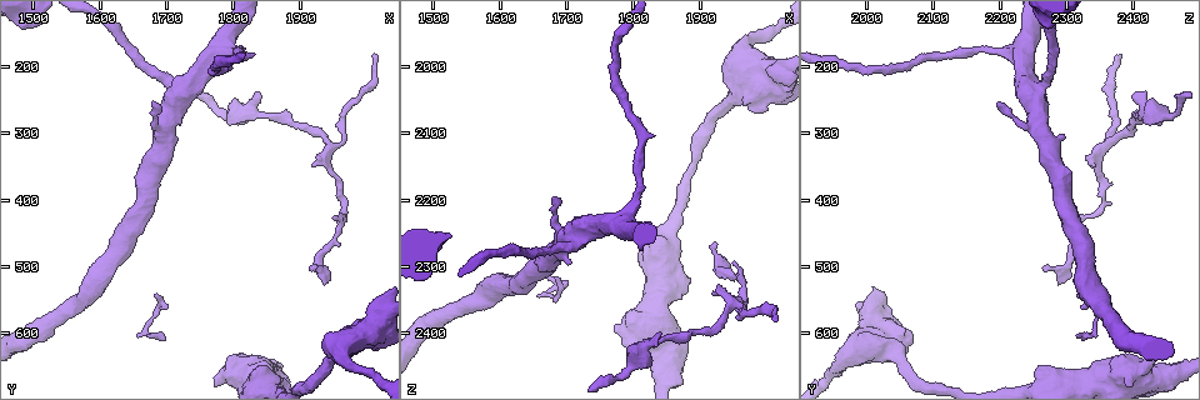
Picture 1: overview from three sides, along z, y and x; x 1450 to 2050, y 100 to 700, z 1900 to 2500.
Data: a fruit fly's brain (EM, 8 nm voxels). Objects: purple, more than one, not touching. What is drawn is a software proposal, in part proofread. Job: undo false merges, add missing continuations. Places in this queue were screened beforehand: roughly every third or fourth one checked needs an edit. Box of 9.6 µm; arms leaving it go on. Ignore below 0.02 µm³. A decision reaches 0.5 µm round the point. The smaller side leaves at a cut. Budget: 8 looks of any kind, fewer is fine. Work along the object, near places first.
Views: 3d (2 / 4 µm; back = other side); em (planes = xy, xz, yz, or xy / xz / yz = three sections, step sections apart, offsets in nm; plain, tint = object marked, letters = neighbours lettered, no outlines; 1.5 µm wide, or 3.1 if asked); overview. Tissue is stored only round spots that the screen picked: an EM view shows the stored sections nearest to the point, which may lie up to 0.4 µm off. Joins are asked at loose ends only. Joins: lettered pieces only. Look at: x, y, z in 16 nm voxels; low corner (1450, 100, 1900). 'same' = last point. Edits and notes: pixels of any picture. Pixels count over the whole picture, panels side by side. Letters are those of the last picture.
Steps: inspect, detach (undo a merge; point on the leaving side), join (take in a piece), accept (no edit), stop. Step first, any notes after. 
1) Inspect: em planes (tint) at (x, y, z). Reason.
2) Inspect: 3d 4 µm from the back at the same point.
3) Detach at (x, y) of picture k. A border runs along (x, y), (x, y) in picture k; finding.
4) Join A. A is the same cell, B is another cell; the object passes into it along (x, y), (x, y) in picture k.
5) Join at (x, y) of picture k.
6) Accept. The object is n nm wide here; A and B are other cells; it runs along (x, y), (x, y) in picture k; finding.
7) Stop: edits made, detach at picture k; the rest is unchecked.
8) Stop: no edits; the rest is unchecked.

Inspect: em planes (letters) at (1680, 255, 2200). Branch stops here.

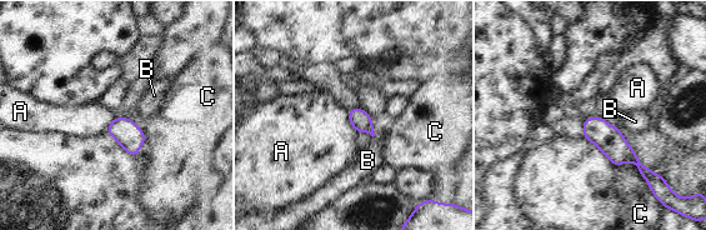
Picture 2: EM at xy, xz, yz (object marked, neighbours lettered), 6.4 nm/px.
Accept. A, B and C are other cells; it runs along (586, 124), (646, 171) in picture 2; no lettered piece goes on from it.

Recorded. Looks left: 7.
Inspect: 3d 2 µm at (1835, 235, 2400). Free end.

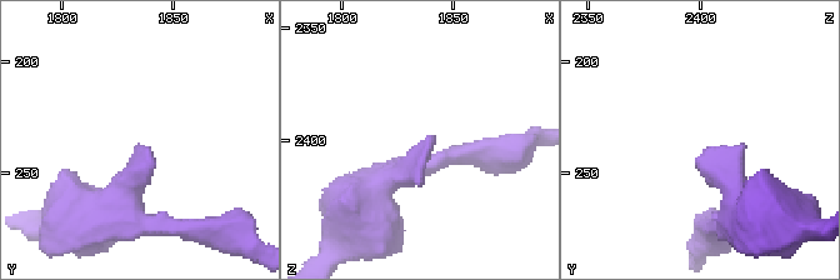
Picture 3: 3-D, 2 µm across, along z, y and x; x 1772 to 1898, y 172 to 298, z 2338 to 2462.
Inspect: em planes (letters) at (1839, 239, 2402).

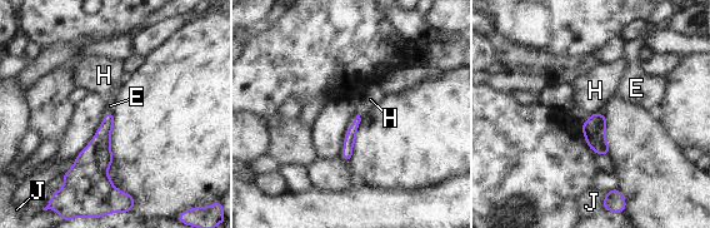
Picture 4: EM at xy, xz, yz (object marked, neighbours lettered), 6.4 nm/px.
Join E. E is the same cell, H and J are other cells; the object passes into it along (99, 149), (109, 113), (110, 105) in picture 4; the cell continues.

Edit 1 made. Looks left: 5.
Inspect: overview. Redraw.

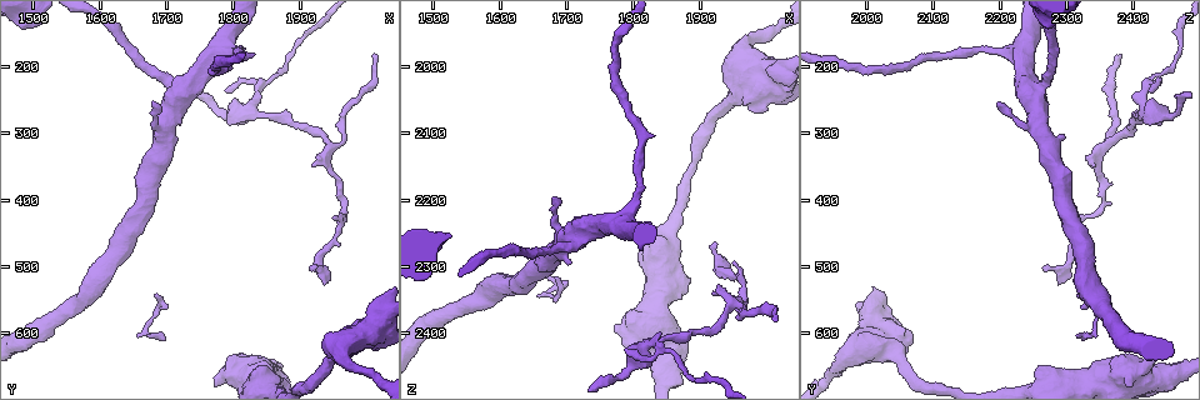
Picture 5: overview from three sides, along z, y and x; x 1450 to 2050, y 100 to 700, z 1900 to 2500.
Inspect: 3d 2 µm at (2020, 180, 2380). Tapers out.

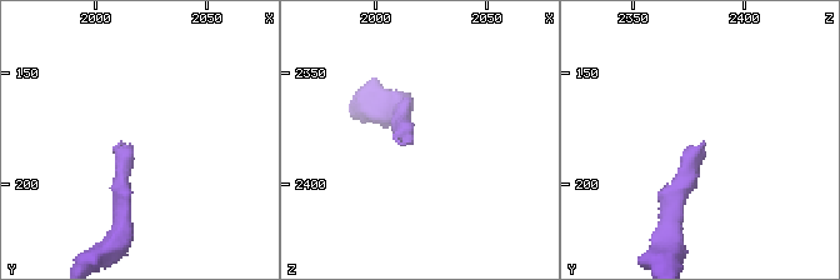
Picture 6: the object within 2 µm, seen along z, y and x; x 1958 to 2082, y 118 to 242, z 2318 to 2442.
Inspect: em xy step 8 (letters) at (2015, 182, 2381). Need the tissue.

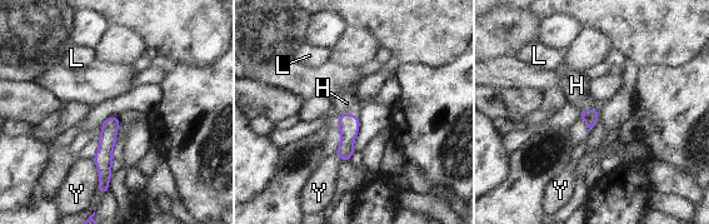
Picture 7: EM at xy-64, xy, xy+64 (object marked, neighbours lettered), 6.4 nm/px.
Join H. The object is 90 nm wide here; H is the same cell, L and Y are other cells; the object passes into it along (593, 115), (589, 110), (577, 85) in picture 7; the cell continues.

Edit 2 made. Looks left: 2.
Stop: edits made, join at picture 4, join at picture 7; the rest is unchecked.

